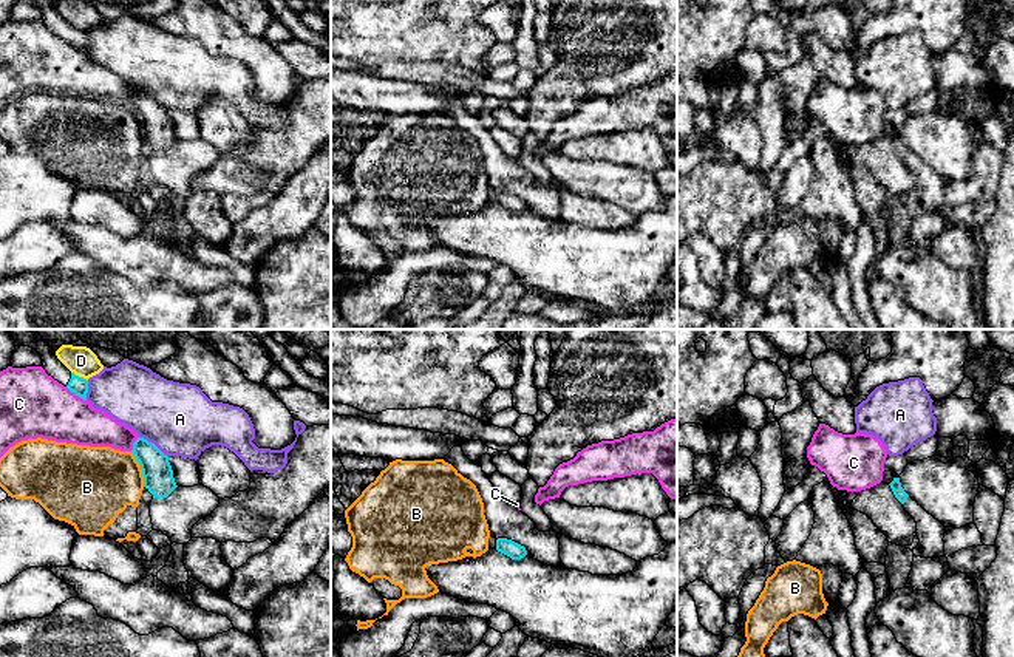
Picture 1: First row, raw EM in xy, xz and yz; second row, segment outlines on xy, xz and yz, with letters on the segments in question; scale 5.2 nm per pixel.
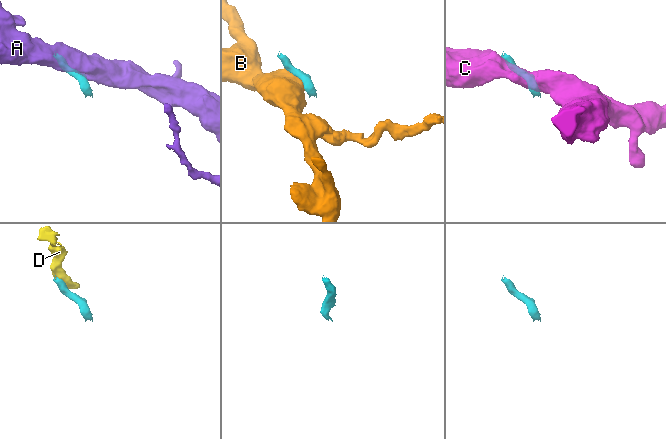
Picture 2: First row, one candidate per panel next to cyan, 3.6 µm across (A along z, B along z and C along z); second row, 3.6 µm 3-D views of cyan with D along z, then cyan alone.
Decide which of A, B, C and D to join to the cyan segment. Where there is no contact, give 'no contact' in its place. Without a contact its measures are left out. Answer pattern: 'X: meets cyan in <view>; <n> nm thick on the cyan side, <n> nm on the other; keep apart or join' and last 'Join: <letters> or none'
A: meets cyan in xy; 160 nm thick on the cyan side, 380 nm on the other; keep apart
B: meets cyan in xy; 160 nm thick on the cyan side, 380 nm on the other; keep apart
C: meets cyan in xy; 90 nm thick on the cyan side, 340 nm on the other; keep apart
D: meets cyan in xy; 90 nm thick on the cyan side, 150 nm on the other; keep apart
Join: none

